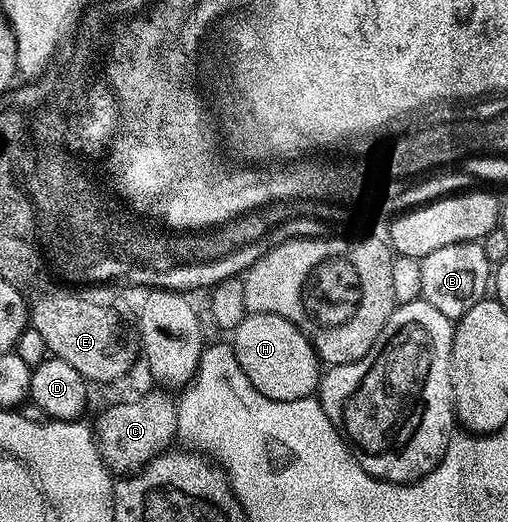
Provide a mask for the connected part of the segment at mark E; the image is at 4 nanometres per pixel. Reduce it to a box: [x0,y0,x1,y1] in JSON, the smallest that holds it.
[28,284,131,384]

